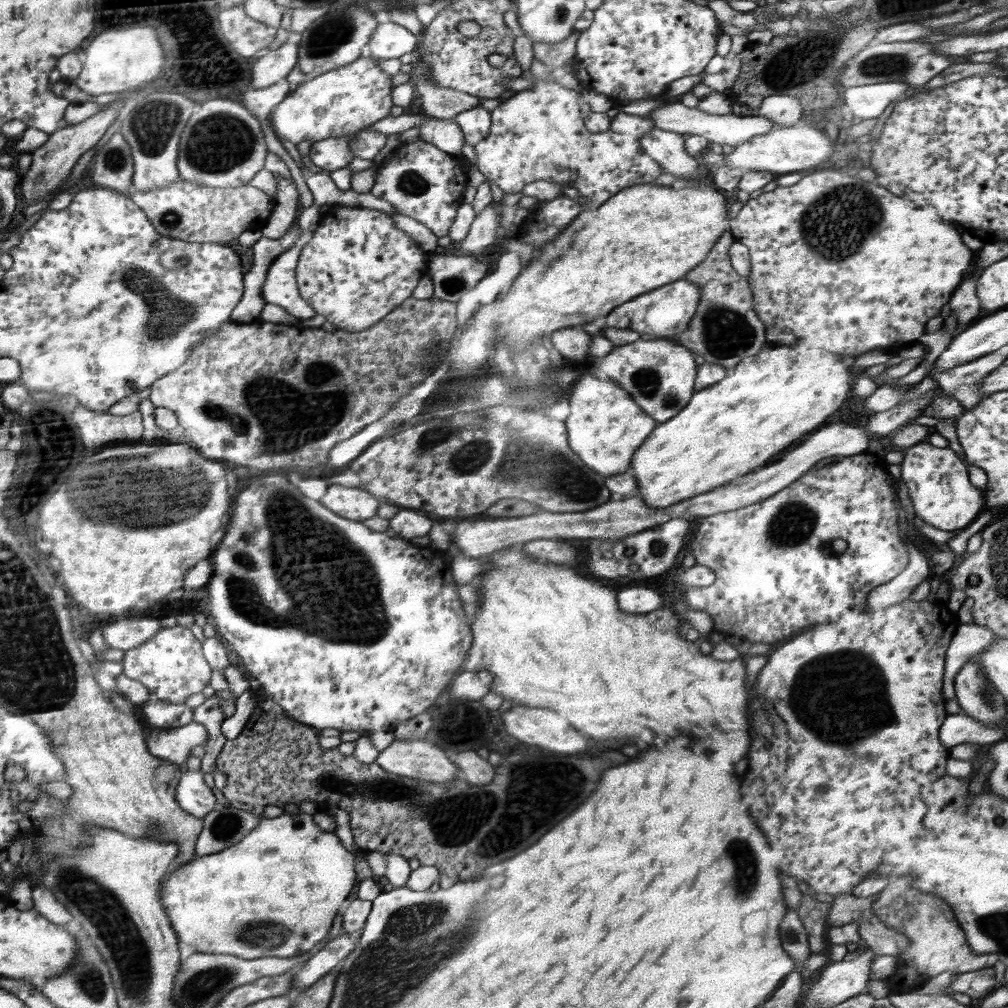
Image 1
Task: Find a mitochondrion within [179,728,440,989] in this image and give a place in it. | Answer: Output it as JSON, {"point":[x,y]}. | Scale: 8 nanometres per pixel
{"point":[268,934]}

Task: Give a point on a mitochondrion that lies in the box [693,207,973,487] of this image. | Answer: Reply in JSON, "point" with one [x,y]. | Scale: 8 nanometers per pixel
{"point":[726,331]}

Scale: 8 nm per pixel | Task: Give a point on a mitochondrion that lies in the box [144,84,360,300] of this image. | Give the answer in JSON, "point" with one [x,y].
{"point":[218,144]}

